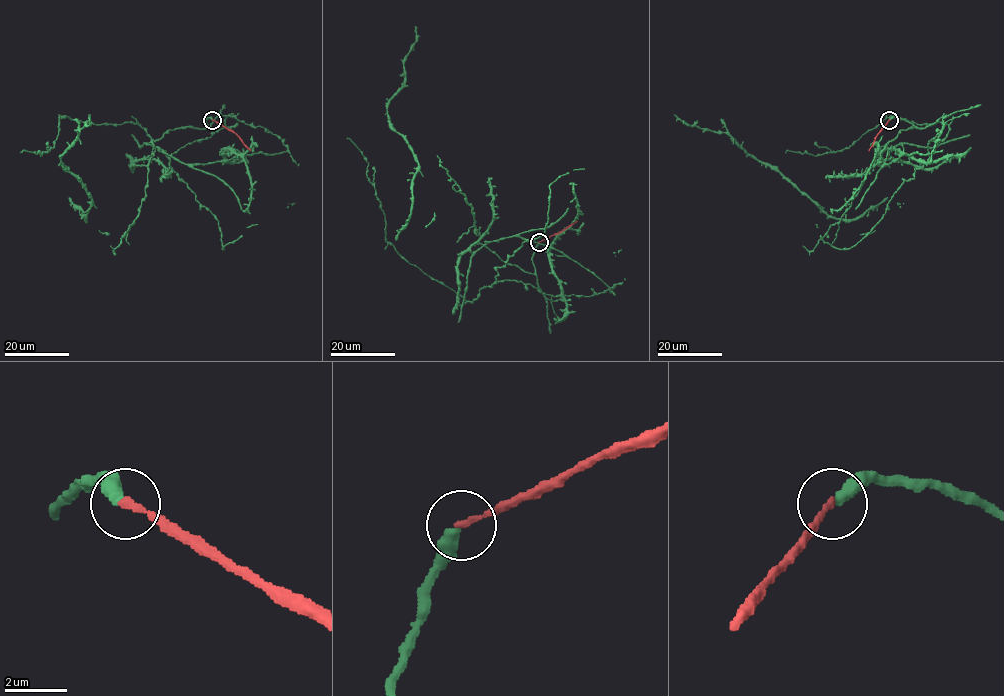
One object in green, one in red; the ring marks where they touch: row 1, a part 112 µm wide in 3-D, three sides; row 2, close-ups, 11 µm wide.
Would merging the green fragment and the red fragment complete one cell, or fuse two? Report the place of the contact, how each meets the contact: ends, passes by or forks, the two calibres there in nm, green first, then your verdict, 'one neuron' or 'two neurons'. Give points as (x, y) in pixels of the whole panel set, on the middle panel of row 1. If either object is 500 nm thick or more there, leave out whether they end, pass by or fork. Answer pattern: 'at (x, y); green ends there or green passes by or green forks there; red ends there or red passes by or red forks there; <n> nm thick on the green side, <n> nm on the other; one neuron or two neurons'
at (539, 242); green ends there; red ends there; 420 nm thick on the green side, 200 nm on the other; one neuron

